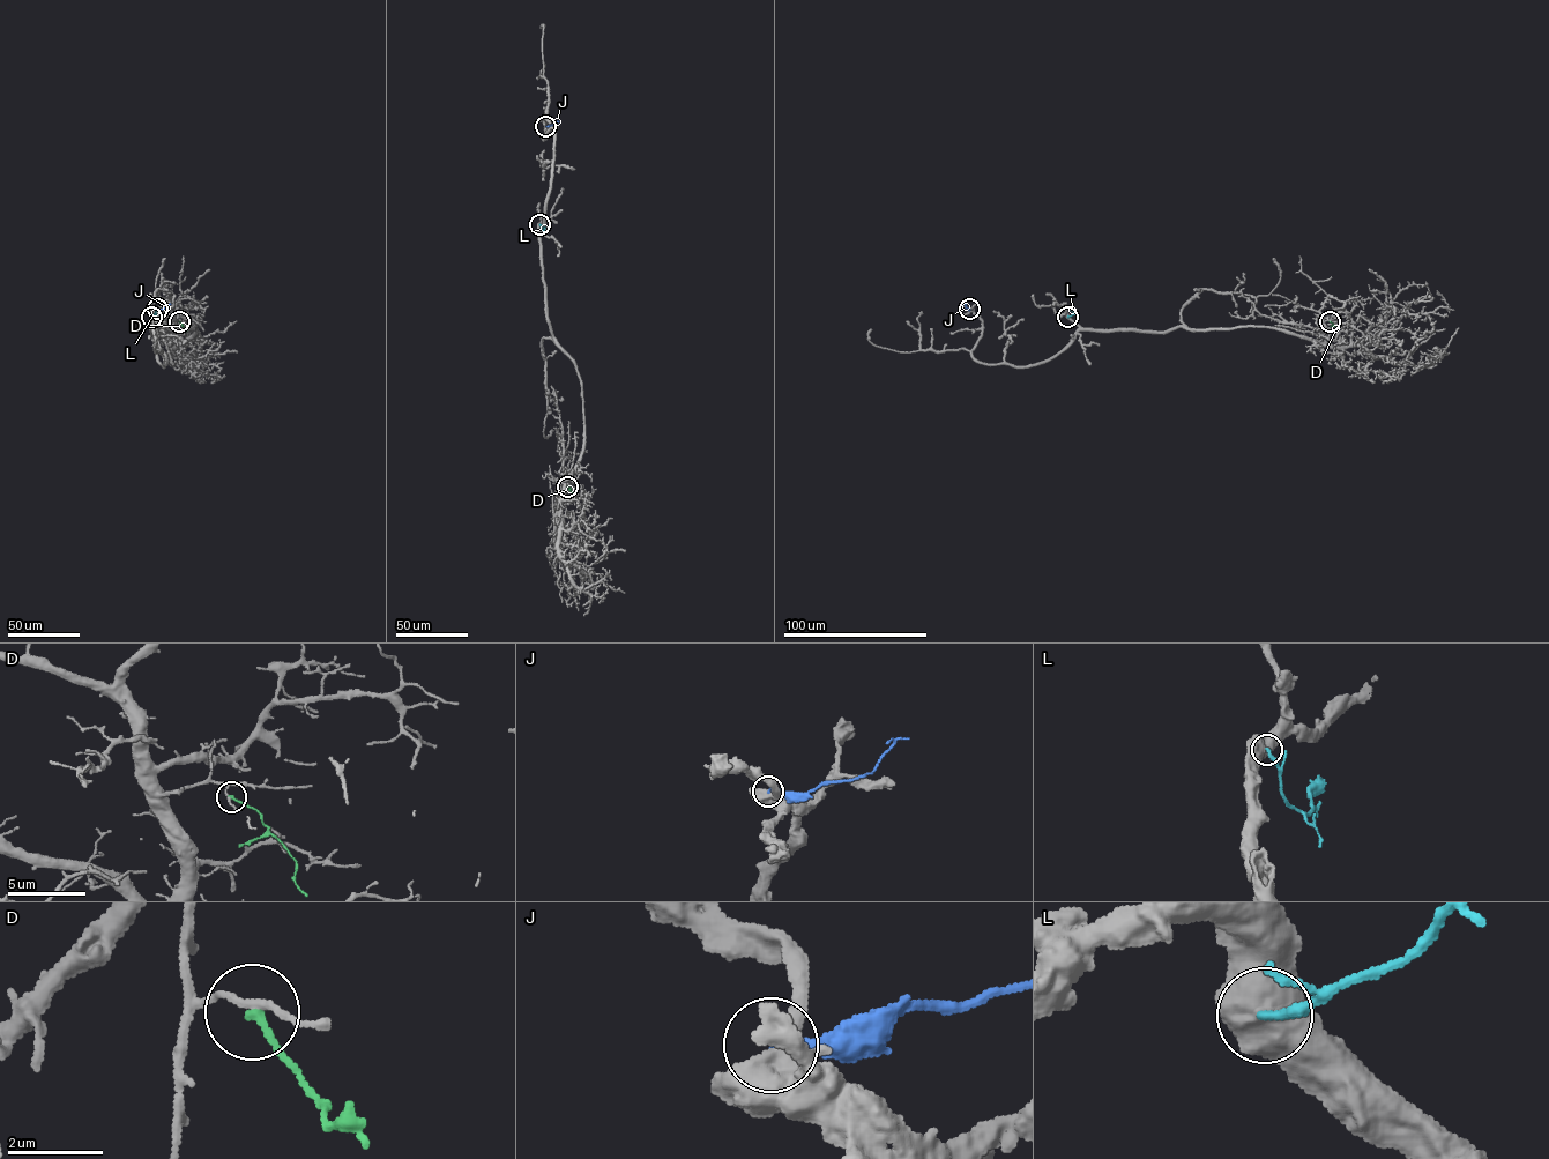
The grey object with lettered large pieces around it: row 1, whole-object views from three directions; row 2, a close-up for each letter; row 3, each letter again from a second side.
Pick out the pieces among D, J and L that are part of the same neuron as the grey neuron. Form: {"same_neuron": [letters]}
{"same_neuron": []}

